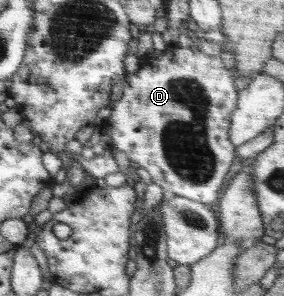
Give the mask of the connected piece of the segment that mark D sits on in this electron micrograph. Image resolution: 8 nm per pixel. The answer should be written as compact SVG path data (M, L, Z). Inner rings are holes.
M168 47L159 57L156 55L144 56L140 59L139 69L131 74L126 80L124 90L122 90L122 98L111 107L111 114L107 118L103 131L108 133L111 138L110 150L122 150L131 162L136 162L140 167L145 168L152 182L161 186L166 195L183 196L184 198L194 199L202 202L202 204L212 204L218 200L218 192L222 190L224 178L234 162L234 149L236 146L230 142L229 130L232 128L232 114L236 112L236 88L232 90L232 76L230 70L224 68L224 62L220 60L220 56L204 54L204 52L194 47Z

